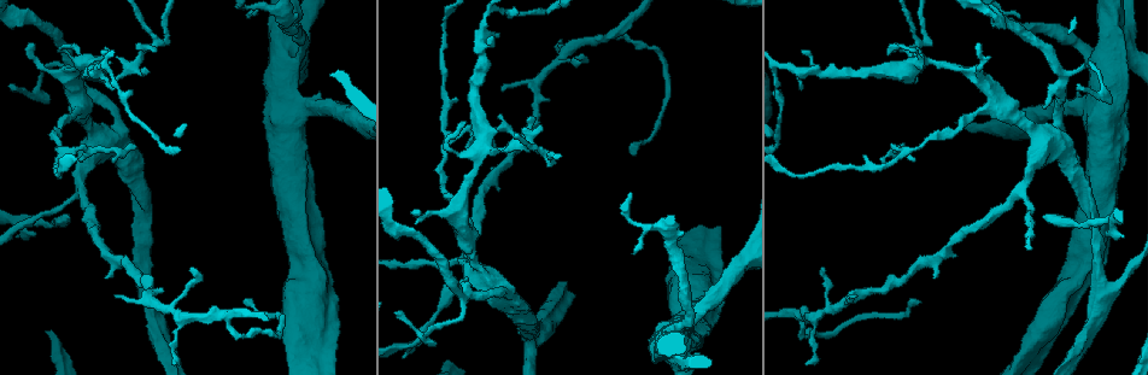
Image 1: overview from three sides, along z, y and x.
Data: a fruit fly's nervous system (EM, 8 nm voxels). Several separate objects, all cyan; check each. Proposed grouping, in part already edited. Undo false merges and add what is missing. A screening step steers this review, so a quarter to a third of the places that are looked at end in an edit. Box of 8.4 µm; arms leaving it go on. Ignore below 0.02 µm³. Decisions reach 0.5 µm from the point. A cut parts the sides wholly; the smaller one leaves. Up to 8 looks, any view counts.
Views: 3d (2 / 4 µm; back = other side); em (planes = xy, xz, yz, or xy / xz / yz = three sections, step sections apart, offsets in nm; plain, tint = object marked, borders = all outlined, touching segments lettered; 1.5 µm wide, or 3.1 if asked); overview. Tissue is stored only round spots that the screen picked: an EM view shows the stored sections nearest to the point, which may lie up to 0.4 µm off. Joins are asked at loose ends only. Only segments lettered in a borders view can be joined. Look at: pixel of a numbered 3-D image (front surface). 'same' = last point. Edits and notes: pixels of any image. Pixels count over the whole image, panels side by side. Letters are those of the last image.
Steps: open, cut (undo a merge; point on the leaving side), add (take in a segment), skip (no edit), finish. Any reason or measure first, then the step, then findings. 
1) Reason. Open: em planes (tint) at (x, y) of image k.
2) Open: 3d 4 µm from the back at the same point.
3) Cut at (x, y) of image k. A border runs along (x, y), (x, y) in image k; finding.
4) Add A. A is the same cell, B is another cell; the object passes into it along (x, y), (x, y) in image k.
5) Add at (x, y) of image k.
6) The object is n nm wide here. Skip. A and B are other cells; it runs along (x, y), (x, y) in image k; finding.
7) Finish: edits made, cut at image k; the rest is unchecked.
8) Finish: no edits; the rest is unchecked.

Free end. Open: 3d 4 µm from the back at (465, 280) of image 1.

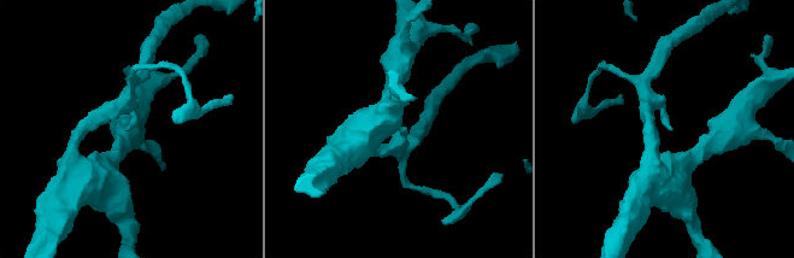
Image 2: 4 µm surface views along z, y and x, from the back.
Open: em yz step 4 (borders) at (671, 129) of image 2.

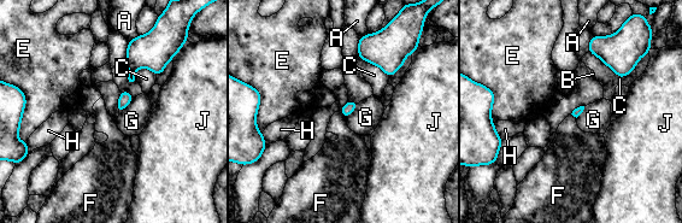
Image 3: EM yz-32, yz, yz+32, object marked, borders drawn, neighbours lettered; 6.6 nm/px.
Skip. A, B, C, E, F, G, H and J are other cells; none of them fits.

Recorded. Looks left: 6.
Sudden change in width. Open: 3d 4 µm at (1094, 61) of image 1.

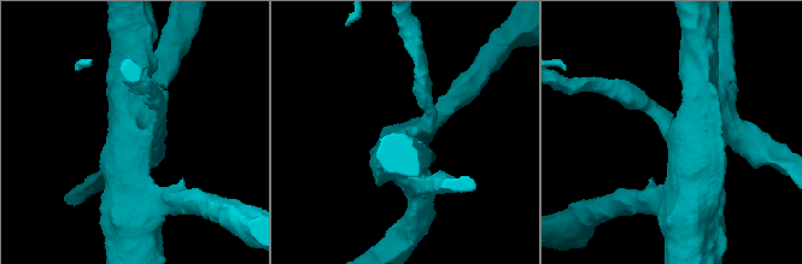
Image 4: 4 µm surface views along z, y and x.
Open: em planes (borders) at (414, 134) of image 4.

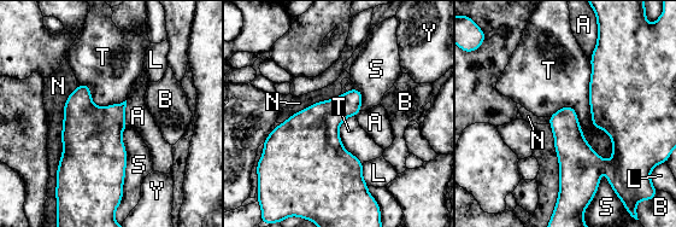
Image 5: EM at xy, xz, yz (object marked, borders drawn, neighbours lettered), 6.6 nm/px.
The object is 300 nm wide here; the longest contact is with T, 600 nm. Skip. A, B, L, N, S, T and Y are other cells; all the same cell.

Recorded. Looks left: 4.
Open: em planes (tint) at (248, 301) of image 1.

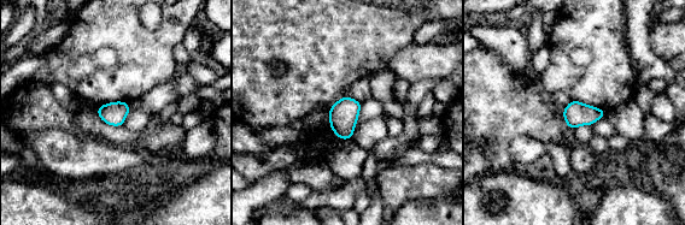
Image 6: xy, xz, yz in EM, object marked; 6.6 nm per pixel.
Open: em planes (borders) at the same point.

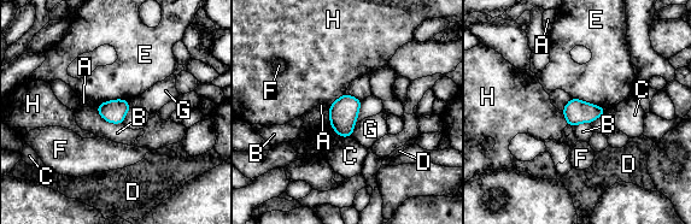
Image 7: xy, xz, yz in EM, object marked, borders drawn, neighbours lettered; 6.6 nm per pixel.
The longest contact is with E, 240 nm. Skip. A, B, C, D, E, F, G and H are other cells; a border runs along (572, 96), (599, 105), (605, 110) in image 7; none of them fits.

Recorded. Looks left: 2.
Finish: no edits; the rest is unchecked.

